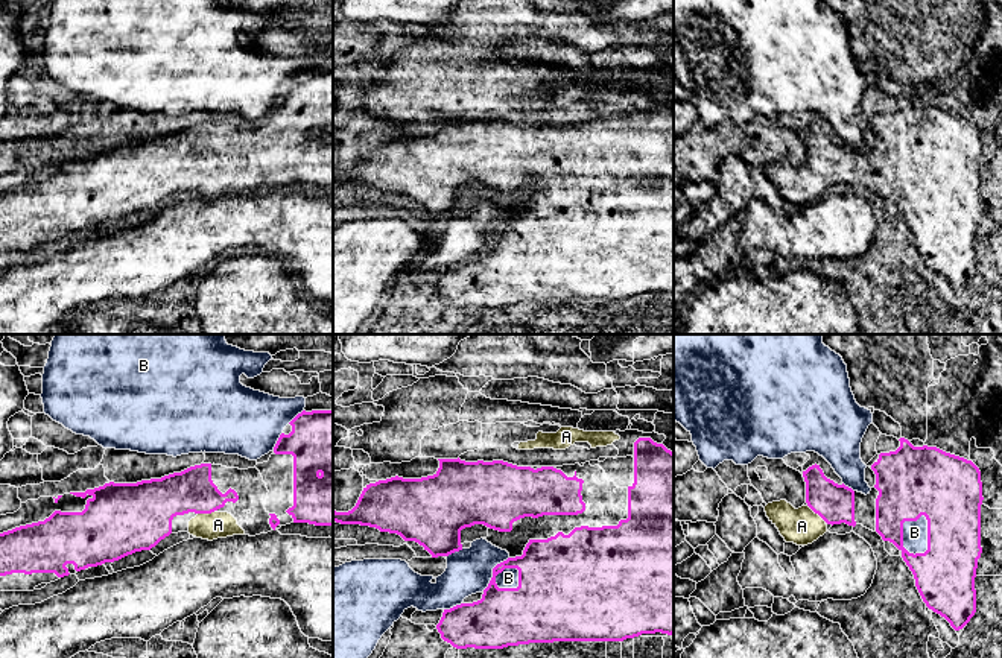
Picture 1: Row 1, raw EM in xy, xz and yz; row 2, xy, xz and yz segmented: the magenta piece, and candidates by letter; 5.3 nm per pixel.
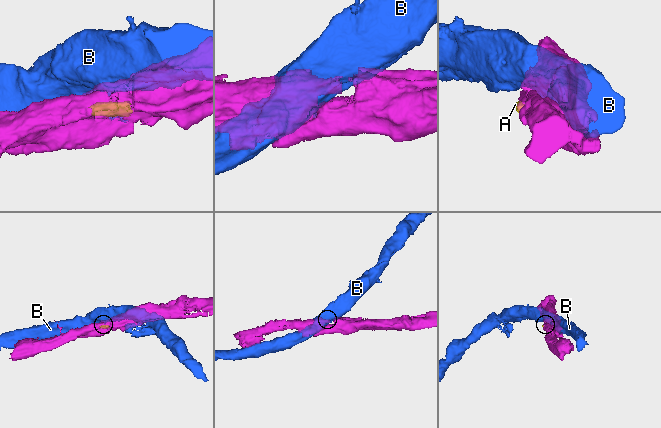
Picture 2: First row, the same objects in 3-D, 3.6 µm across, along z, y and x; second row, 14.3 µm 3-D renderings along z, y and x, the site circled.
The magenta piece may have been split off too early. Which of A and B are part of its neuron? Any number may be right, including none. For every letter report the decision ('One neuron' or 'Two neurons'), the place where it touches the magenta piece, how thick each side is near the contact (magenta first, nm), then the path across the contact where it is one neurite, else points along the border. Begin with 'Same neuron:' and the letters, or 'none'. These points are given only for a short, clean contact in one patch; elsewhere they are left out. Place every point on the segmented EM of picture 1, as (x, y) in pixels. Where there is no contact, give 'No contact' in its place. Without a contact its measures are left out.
Same neuron: A
A: One neuron. Touches magenta at yz (817, 512). Thickness 200 nm (magenta) against 200 nm. Path across: yz (835, 503), (826, 503), (817, 512), (802, 526)
B: Two neurons. Touches magenta at xz (493, 572). Thickness 300 nm (magenta) against 100 nm

